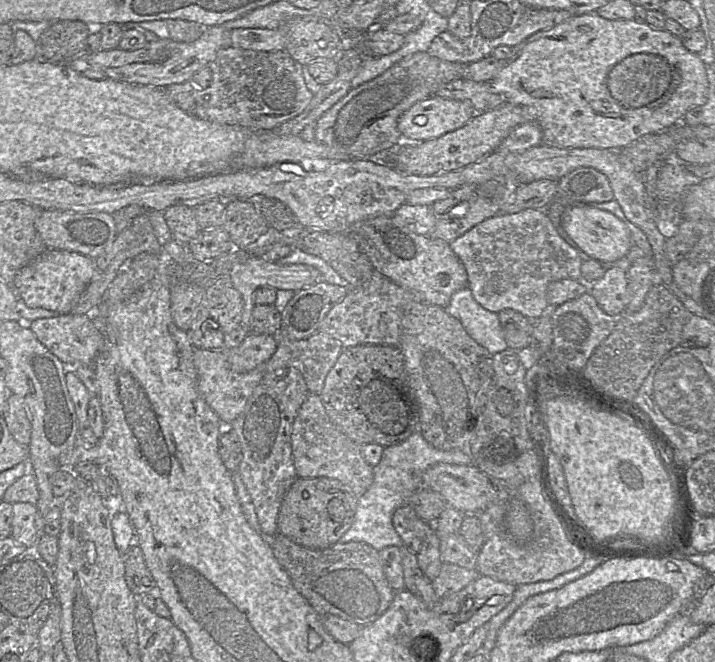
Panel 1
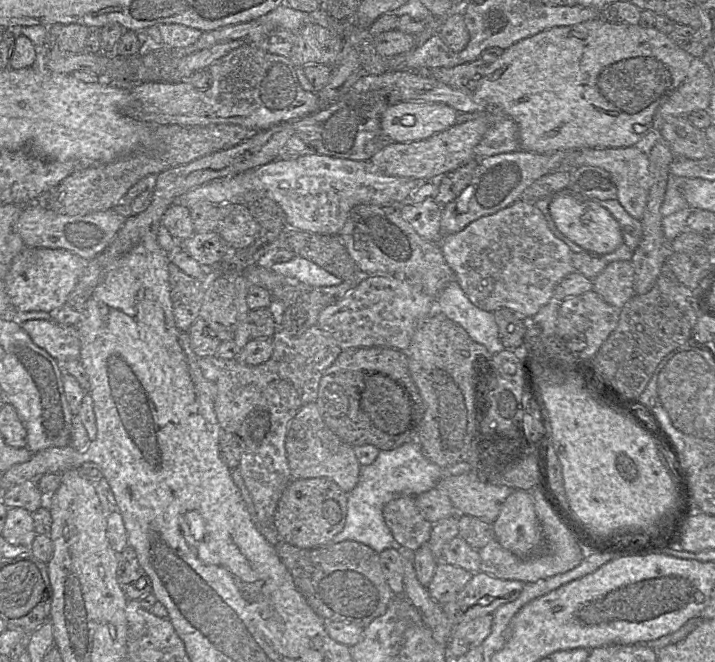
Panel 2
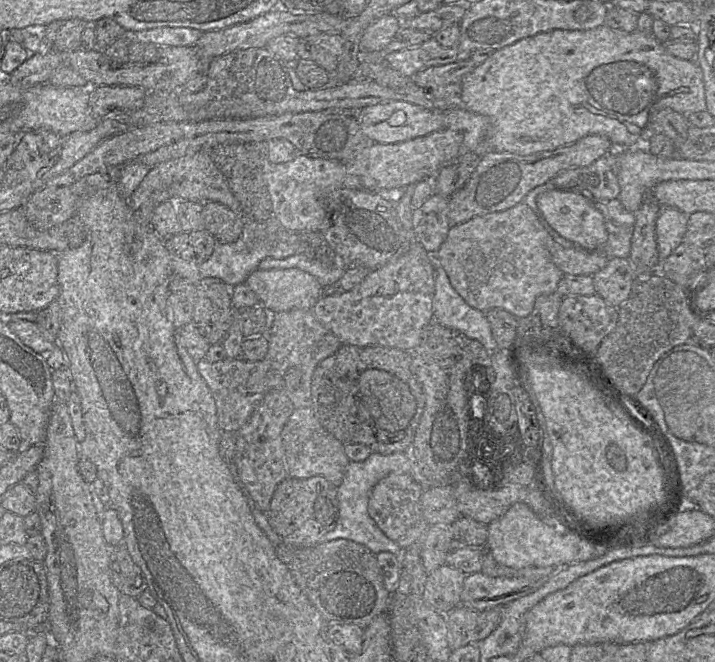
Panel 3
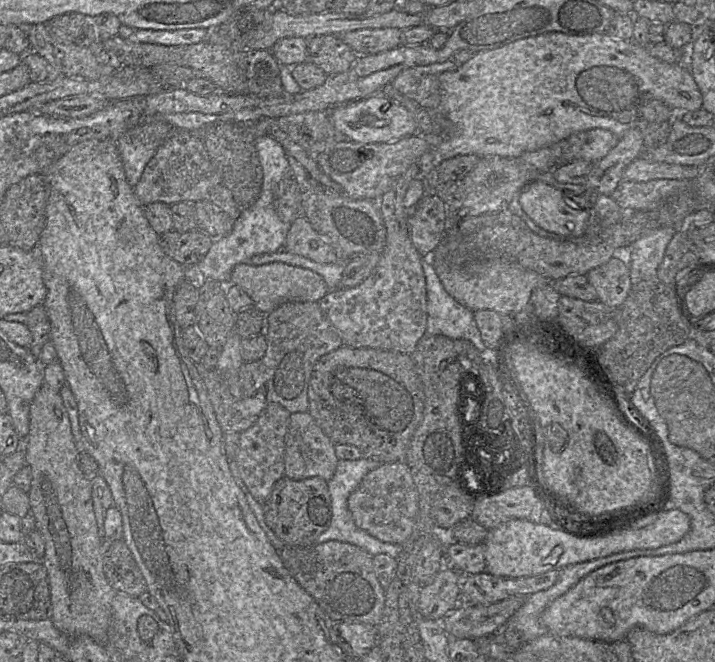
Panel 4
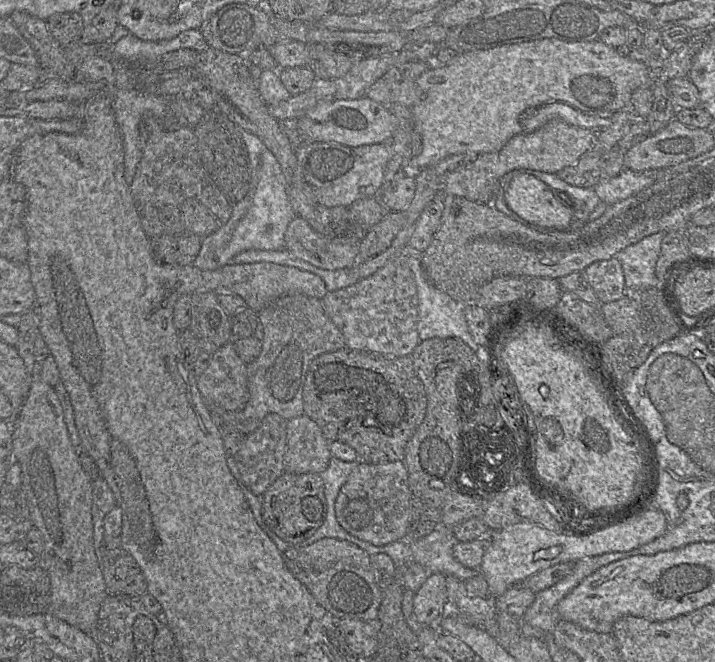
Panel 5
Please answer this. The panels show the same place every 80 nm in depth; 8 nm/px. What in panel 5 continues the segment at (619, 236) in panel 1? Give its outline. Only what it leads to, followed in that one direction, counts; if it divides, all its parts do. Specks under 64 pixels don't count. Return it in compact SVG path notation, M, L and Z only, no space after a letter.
M511 171L501 178L501 190L507 206L530 225L546 230L568 230L571 227L573 210L569 198L523 171Z

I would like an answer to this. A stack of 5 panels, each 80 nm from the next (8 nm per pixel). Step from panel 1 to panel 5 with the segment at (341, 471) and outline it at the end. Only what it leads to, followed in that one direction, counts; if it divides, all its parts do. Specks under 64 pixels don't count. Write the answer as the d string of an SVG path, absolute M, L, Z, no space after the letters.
M307 415L288 420L284 472L321 474L332 458L329 444L318 425Z

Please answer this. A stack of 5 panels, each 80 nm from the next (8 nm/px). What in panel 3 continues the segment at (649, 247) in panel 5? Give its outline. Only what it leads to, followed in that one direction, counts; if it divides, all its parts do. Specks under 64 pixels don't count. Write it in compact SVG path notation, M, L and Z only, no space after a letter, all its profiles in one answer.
M661 207L656 221L659 262L664 261L682 243L688 229L688 215L670 207Z

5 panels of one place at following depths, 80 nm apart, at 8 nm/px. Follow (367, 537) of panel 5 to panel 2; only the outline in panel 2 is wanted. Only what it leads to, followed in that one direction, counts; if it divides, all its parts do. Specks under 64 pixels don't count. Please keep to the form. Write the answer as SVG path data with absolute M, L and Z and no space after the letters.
M398 496L383 508L383 517L402 548L415 552L430 537L432 523L418 509L414 496Z

